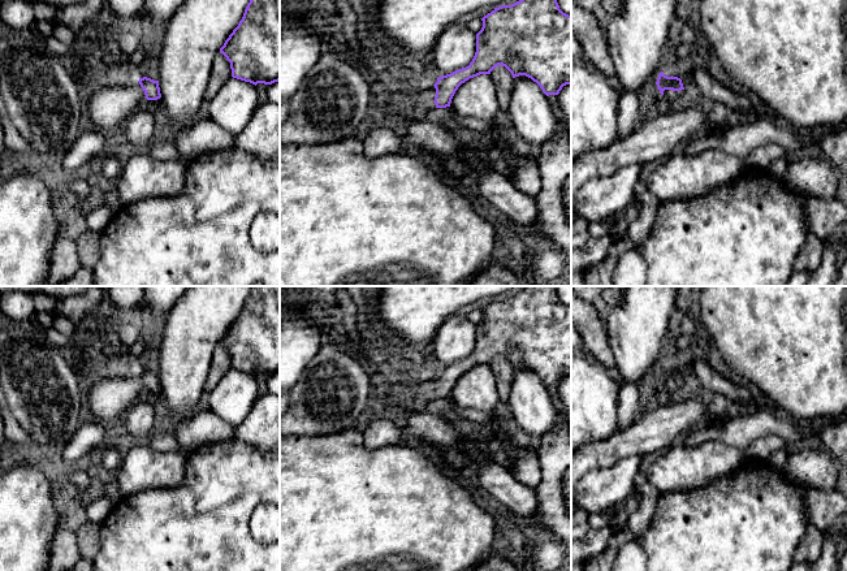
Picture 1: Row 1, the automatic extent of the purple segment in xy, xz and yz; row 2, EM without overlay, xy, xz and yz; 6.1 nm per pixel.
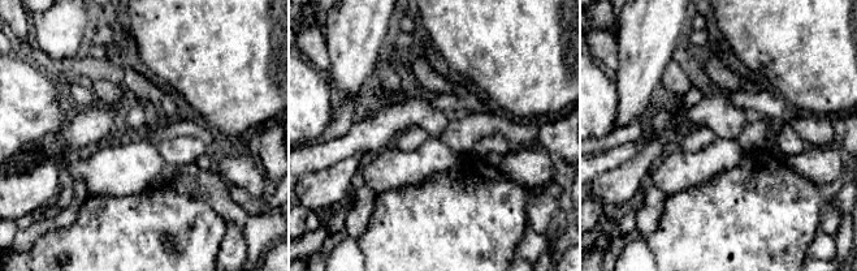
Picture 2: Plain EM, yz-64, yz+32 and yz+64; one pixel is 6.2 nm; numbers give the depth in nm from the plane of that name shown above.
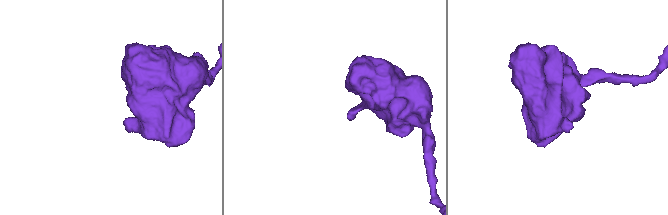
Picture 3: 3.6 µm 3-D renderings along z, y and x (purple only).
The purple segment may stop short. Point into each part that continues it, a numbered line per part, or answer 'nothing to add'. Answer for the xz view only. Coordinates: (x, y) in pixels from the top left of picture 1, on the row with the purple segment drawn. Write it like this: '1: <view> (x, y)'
1: xz (413, 106)

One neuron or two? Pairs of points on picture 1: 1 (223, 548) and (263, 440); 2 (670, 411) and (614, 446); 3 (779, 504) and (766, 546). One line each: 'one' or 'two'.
1: two
2: one
3: one

